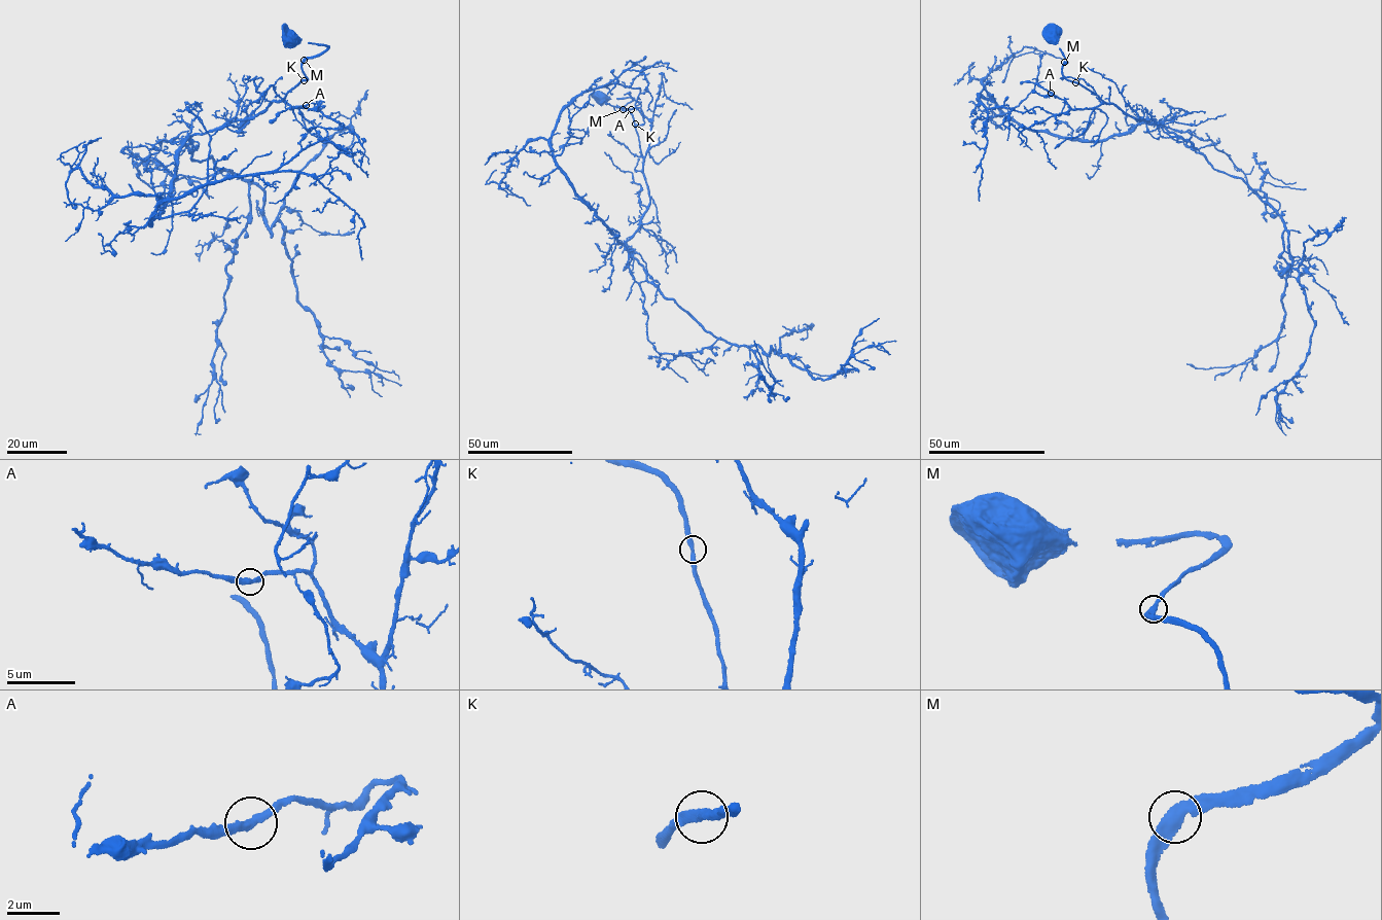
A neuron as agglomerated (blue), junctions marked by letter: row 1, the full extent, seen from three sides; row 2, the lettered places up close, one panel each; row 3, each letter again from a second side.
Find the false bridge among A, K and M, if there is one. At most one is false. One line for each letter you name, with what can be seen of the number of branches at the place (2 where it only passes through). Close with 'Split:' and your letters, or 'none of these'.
Split: none of these

